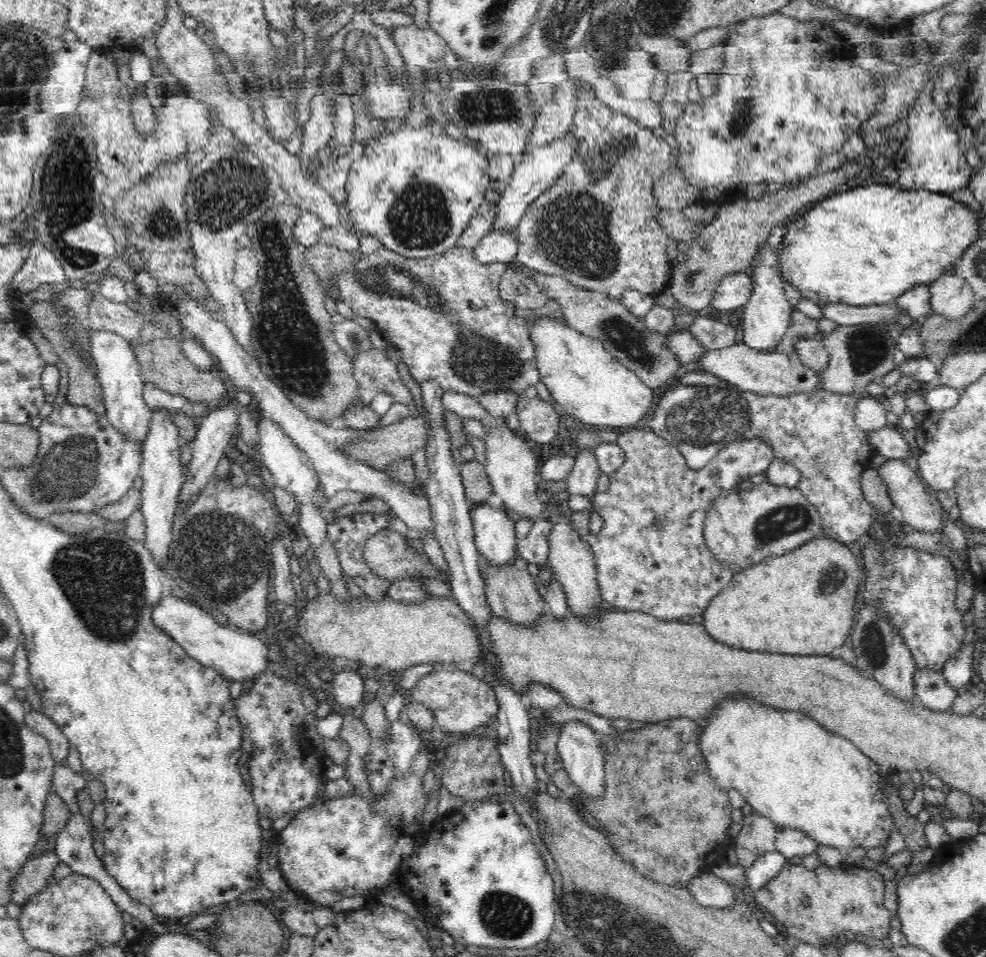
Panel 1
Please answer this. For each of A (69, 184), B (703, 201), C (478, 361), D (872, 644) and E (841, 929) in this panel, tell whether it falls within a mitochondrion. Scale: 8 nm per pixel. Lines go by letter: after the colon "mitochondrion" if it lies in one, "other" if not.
A: mitochondrion
B: other
C: mitochondrion
D: mitochondrion
E: other

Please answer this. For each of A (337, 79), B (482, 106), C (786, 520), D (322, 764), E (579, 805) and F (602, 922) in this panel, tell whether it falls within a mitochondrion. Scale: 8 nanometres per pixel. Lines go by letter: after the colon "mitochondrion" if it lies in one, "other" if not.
A: other
B: mitochondrion
C: mitochondrion
D: other
E: other
F: mitochondrion

